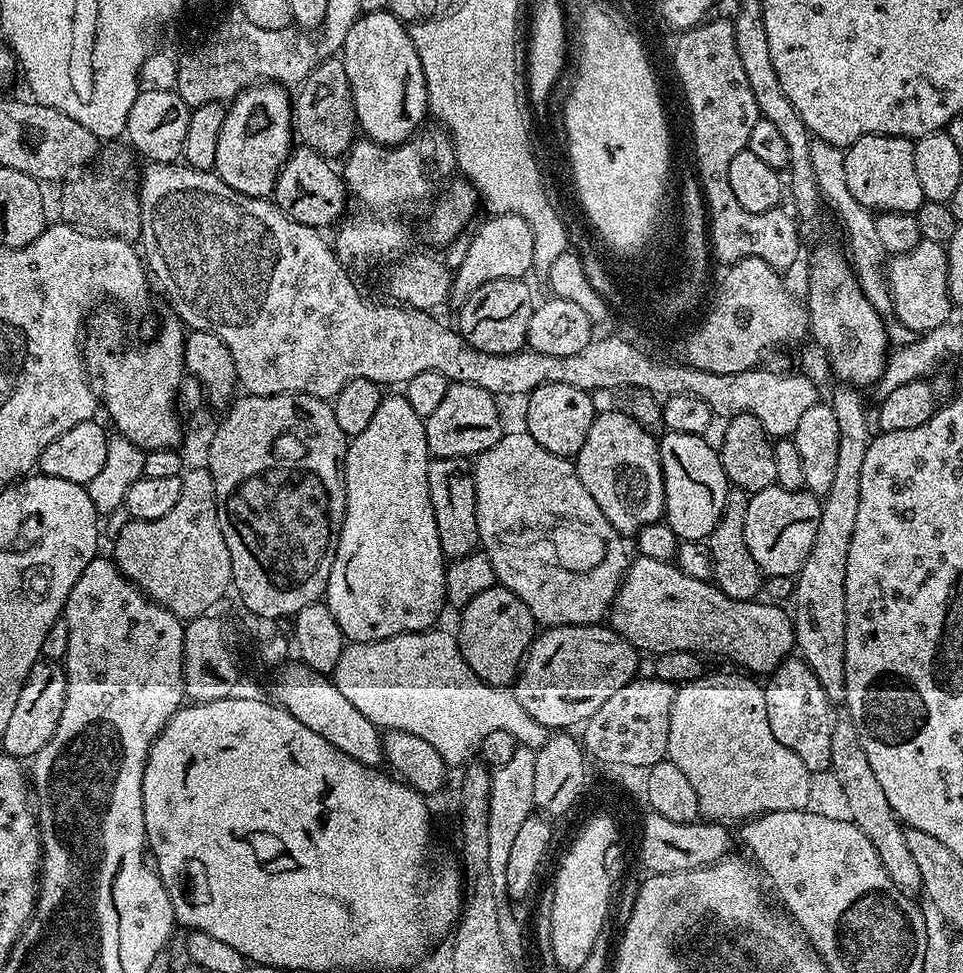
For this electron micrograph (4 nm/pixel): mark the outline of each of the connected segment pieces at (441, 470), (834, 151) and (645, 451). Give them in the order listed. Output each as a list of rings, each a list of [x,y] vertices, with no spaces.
[[[437,456],[428,462],[428,489],[430,502],[434,506],[434,526],[438,530],[442,554],[449,561],[469,556],[471,552],[477,551],[480,542],[472,474],[467,467],[463,468],[460,464],[463,463],[459,459],[451,460],[445,456]]]
[[[813,139],[810,146],[810,163],[814,166],[814,178],[818,178],[820,194],[825,205],[828,204],[836,211],[844,232],[848,235],[847,255],[851,258],[850,263],[860,282],[862,294],[878,310],[878,314],[887,322],[888,338],[893,345],[909,344],[917,338],[917,333],[911,332],[902,322],[896,319],[896,311],[892,305],[892,295],[888,293],[888,281],[886,279],[886,253],[882,242],[878,242],[878,234],[874,231],[874,216],[867,208],[863,208],[854,196],[846,183],[846,162],[844,161],[845,149],[836,148],[825,140]]]
[[[601,411],[590,426],[590,434],[586,434],[586,442],[582,442],[582,450],[576,453],[574,463],[582,486],[590,490],[590,498],[598,502],[598,510],[602,510],[602,514],[606,516],[606,522],[610,522],[610,526],[621,536],[631,537],[646,526],[657,523],[663,517],[664,479],[657,437],[651,432],[642,430],[642,426],[638,426],[638,422],[634,422],[634,418],[630,418],[625,412]]]

